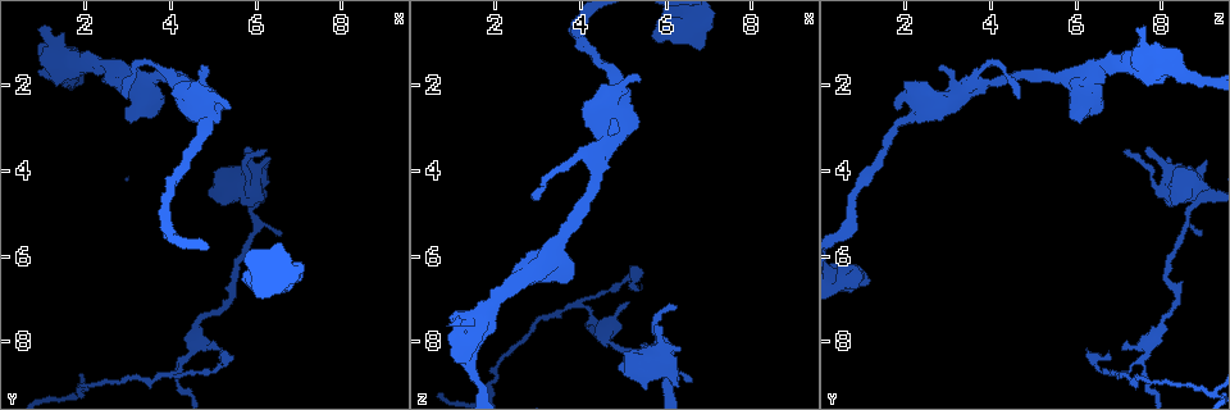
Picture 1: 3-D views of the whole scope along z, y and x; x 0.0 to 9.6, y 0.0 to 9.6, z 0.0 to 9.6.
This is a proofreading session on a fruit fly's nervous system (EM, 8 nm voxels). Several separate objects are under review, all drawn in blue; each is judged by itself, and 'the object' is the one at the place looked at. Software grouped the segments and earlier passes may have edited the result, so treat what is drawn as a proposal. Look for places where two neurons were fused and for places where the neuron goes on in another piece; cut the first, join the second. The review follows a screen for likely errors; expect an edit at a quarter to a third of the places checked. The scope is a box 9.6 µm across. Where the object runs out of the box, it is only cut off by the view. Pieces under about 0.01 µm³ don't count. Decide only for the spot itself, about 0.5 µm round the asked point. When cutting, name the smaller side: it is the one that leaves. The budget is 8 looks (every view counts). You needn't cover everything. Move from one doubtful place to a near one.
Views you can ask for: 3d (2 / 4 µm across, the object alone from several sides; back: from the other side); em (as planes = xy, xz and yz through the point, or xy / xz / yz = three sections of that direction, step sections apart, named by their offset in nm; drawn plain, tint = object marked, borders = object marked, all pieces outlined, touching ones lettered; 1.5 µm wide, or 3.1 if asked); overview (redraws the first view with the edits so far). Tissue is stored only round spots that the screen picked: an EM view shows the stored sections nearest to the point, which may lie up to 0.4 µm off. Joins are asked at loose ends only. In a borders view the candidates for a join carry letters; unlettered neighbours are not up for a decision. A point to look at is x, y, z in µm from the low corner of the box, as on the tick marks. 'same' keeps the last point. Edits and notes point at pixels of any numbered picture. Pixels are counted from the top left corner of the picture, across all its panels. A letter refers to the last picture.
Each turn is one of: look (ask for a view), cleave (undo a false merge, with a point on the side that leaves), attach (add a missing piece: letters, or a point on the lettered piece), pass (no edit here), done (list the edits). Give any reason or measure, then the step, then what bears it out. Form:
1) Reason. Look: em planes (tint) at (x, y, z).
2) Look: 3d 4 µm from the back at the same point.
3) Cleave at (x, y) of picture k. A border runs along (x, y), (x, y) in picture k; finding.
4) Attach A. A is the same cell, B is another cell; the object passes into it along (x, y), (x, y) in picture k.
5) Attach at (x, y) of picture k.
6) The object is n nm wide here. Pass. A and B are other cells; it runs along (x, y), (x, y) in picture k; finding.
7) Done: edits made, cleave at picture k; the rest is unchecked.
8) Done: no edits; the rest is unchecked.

Branch stops here. Look: 3d 2 µm at (6.20, 3.55, 7.15).

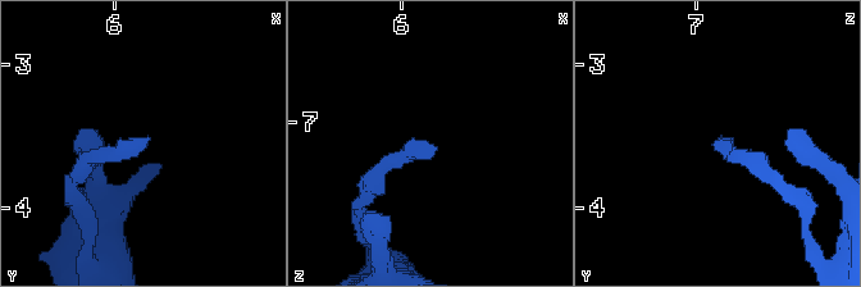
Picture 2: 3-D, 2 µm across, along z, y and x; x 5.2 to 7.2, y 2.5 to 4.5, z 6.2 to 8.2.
Need the tissue. Look: em xy step 8 (borders) at (6.22, 3.54, 7.18).

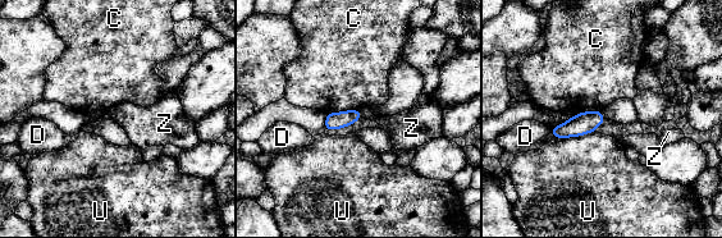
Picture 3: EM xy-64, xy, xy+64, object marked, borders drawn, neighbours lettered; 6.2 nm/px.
Look: em planes (borders) at the same point.

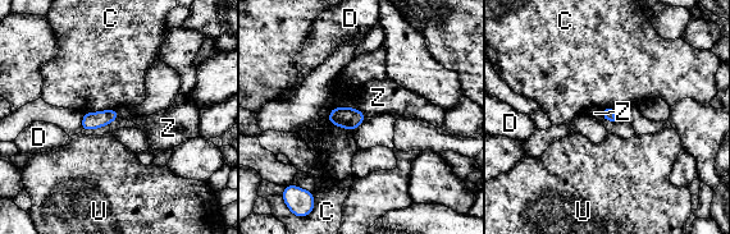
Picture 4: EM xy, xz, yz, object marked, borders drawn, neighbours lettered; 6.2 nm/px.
Pass. C, D, U and Z are other cells; a border runs along (355, 108), (368, 116) in picture 4; none of them fits.

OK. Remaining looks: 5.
Sharp bend. Look: 3d 2 µm at (5.35, 7.00, 8.35).

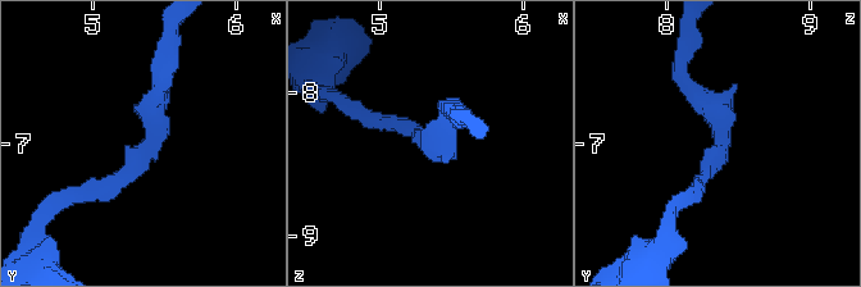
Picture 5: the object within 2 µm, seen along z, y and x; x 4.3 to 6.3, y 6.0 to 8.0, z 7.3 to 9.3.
Look: em planes (plain) at (5.42, 6.98, 8.38).

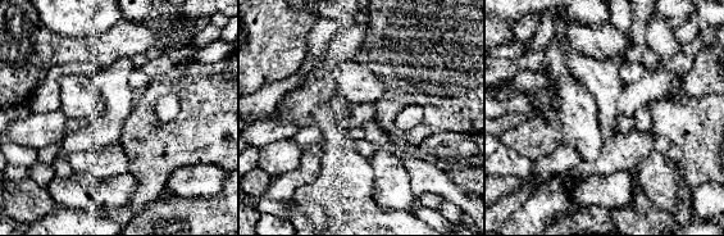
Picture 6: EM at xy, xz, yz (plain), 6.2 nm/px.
Look: em planes (borders) at the same point.

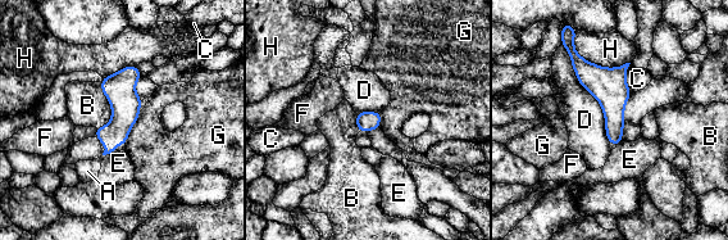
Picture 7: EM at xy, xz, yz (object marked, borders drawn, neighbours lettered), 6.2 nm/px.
Pass. A, B, C, D, E, F, G and H are other cells; it runs along (574, 55), (613, 98), (615, 141) in picture 7; continuous, no second neuron.

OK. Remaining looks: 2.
Branch stops here. Look: 3d 2 µm at (1.00, 0.70, 7.70).

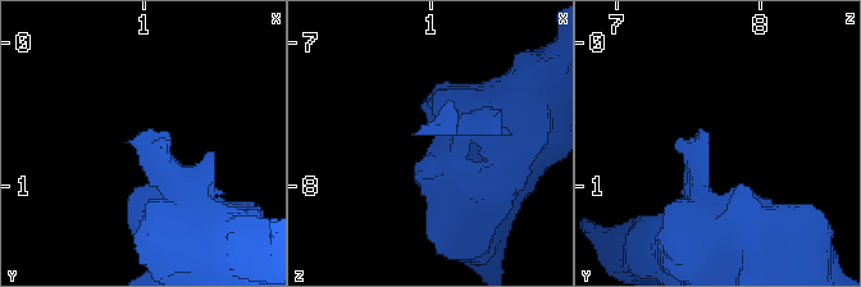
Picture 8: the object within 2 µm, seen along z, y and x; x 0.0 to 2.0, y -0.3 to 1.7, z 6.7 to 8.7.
Need the tissue. Look: em planes (borders) at (0.94, 0.76, 7.66).

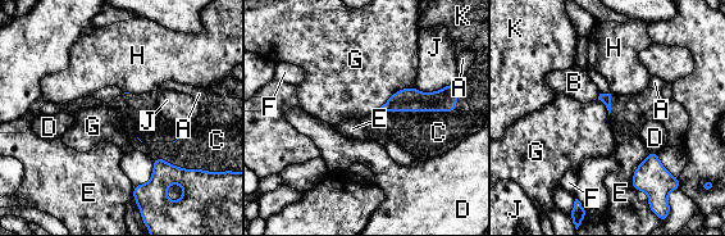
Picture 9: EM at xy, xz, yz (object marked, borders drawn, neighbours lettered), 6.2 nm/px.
The longest contact is with E, 280 nm. Attach C. C is the same cell, A, B, D, E, F, G, H, J and K are other cells; it goes on there.

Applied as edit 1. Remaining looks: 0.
Done: edits made, attach at picture 9; the rest is unchecked.

